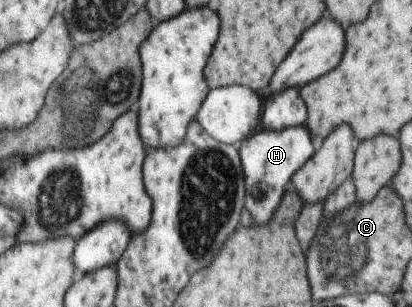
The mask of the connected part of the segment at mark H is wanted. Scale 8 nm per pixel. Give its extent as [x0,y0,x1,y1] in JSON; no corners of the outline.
[239,125,313,226]

